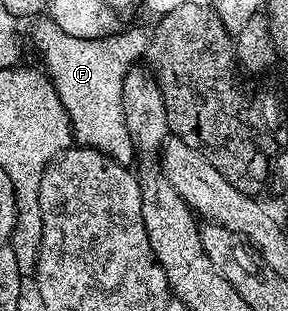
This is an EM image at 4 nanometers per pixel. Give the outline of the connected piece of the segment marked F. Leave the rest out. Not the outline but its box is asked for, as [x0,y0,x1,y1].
[33,16,154,167]

